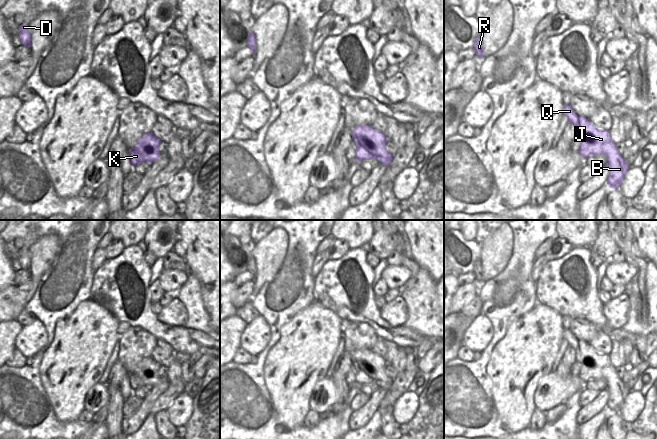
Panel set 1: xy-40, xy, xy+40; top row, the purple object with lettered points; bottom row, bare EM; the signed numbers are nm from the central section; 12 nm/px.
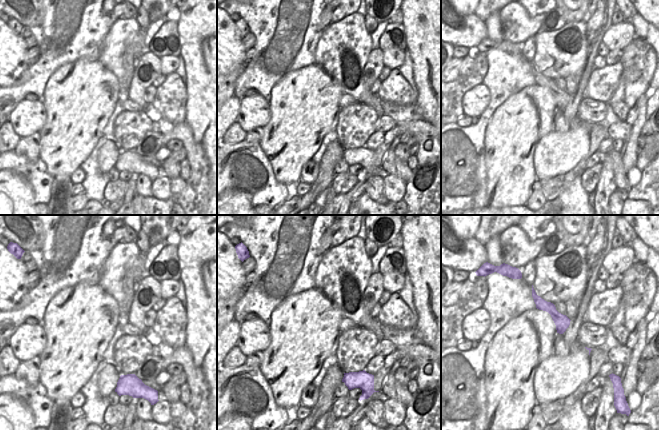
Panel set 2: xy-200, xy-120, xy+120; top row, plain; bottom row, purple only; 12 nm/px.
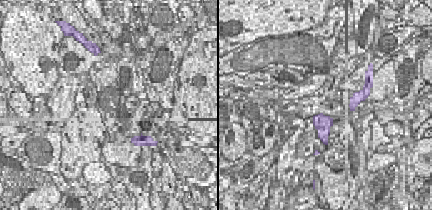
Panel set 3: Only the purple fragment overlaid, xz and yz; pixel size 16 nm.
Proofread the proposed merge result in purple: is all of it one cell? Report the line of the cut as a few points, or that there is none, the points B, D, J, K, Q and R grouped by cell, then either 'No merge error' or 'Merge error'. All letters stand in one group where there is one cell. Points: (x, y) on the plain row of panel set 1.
Split along xy (356, 368), (363, 373), (373, 369), (380, 384). Groups: B D J Q R / K. Merge error.

